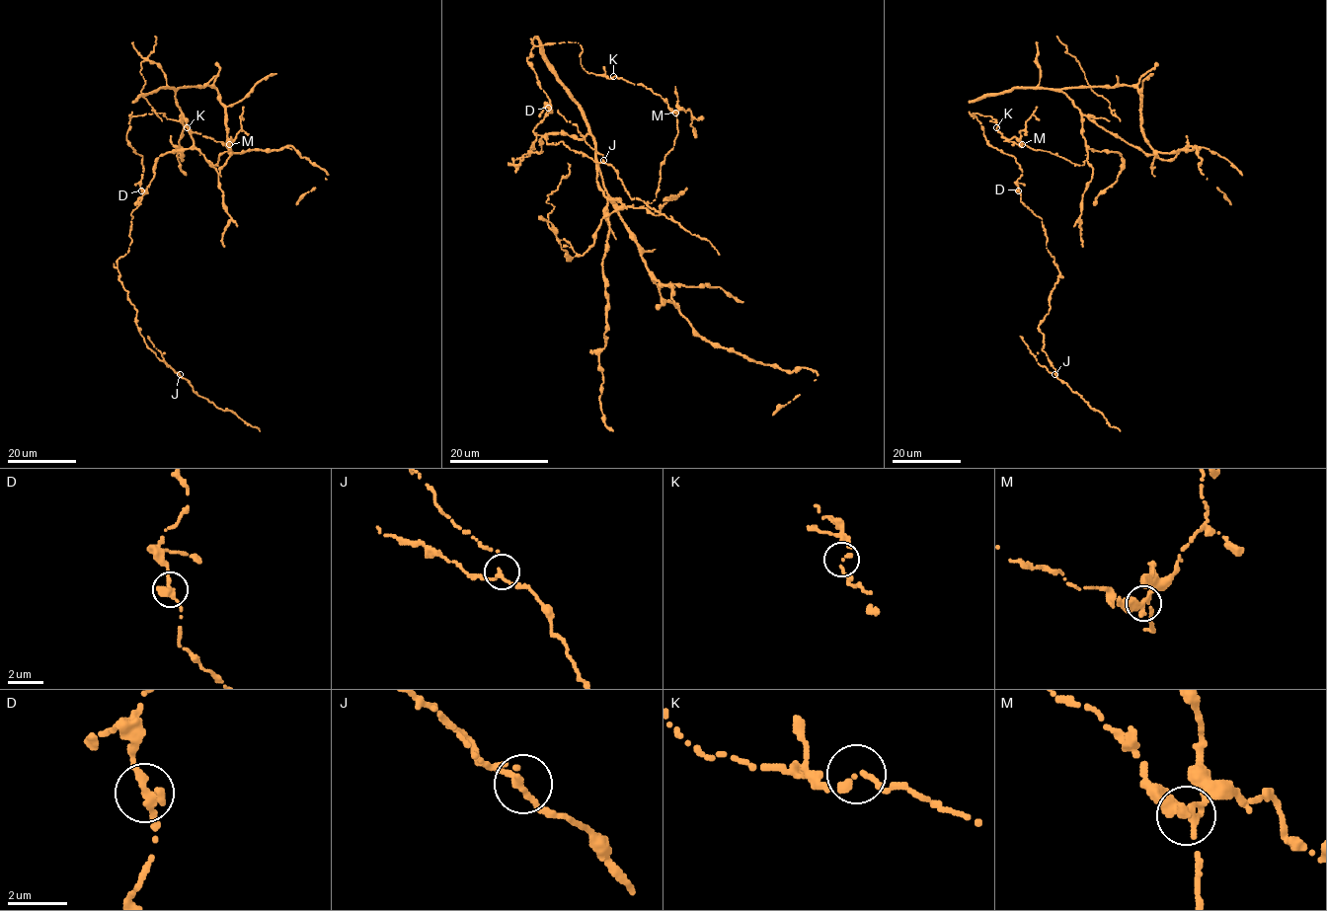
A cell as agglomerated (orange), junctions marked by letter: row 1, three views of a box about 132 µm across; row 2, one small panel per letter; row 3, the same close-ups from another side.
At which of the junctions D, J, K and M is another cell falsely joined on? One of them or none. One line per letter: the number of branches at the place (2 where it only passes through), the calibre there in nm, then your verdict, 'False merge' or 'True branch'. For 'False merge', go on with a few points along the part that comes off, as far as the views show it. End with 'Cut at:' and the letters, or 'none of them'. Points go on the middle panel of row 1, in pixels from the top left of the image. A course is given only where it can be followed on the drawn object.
D: Branches: 2. Thickness 320 nm. True branch
J: Branches: 3. Thickness 180 nm. True branch
K: Branches: 2. Thickness 140 nm. True branch
M: Branches: 3. Thickness 320 nm. False merge
Cut at: M

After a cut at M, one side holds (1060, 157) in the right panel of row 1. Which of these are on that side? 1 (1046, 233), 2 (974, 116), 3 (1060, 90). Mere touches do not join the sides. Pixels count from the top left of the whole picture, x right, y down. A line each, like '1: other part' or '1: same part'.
1: other part
2: other part
3: same part

